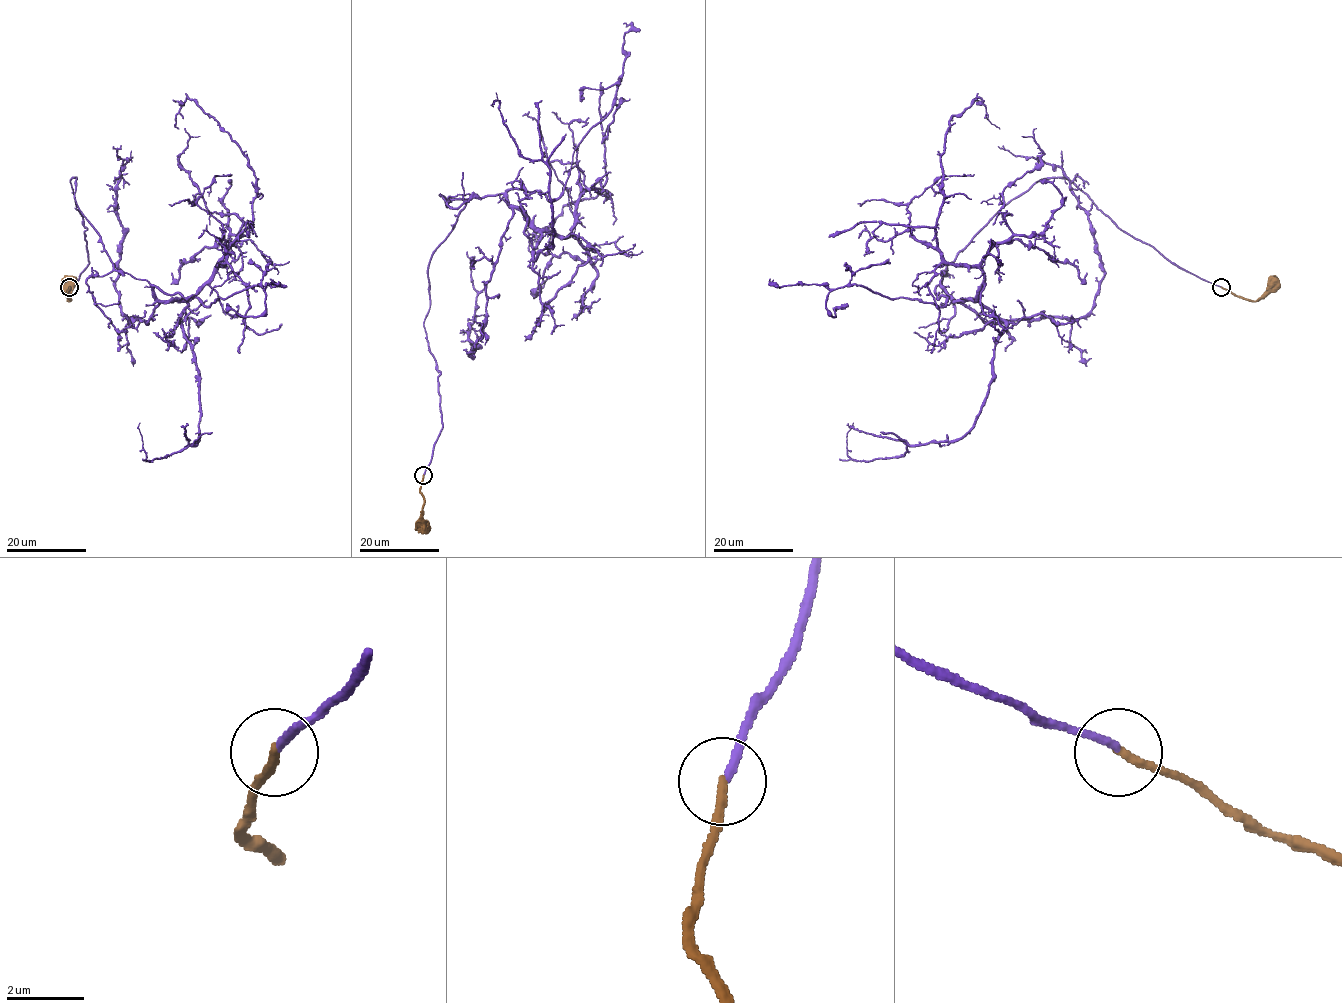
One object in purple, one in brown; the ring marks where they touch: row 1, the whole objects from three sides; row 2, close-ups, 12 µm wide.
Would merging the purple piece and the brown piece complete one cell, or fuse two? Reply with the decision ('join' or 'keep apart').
join

